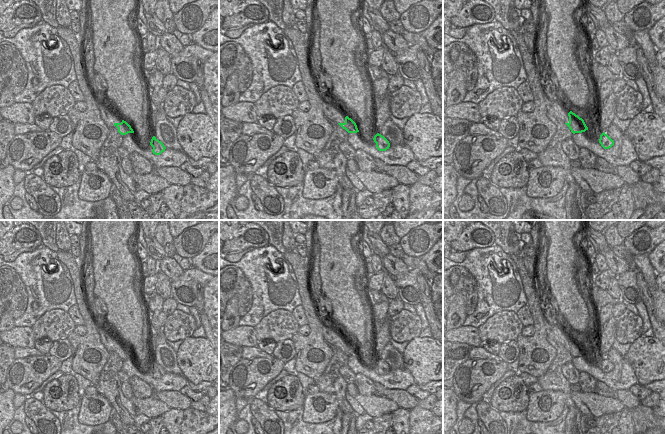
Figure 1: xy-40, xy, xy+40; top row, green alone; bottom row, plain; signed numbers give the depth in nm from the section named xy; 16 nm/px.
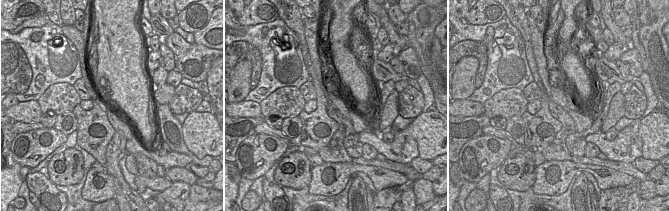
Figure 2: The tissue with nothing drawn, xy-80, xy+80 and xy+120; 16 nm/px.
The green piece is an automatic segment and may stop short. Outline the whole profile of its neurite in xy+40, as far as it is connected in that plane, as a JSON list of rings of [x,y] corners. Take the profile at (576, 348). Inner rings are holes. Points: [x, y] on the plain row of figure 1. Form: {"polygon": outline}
{"polygon": [[[570,335],[568,337],[568,340],[569,340],[569,346],[565,348],[569,351],[569,353],[573,358],[582,357],[588,354],[588,351],[586,350],[584,344],[580,342],[578,339]]]}

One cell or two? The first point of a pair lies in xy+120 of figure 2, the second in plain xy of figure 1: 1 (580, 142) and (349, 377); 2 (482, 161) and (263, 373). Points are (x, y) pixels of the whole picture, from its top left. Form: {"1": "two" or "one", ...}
{"1": "one", "2": "one"}

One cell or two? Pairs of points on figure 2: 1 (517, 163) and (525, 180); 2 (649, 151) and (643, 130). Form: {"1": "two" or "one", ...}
{"1": "one", "2": "one"}

